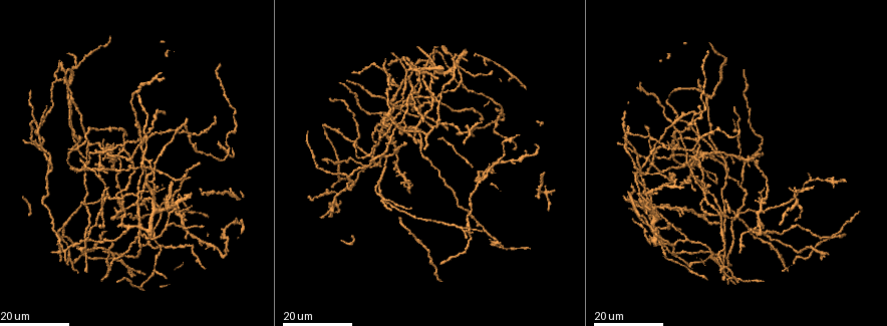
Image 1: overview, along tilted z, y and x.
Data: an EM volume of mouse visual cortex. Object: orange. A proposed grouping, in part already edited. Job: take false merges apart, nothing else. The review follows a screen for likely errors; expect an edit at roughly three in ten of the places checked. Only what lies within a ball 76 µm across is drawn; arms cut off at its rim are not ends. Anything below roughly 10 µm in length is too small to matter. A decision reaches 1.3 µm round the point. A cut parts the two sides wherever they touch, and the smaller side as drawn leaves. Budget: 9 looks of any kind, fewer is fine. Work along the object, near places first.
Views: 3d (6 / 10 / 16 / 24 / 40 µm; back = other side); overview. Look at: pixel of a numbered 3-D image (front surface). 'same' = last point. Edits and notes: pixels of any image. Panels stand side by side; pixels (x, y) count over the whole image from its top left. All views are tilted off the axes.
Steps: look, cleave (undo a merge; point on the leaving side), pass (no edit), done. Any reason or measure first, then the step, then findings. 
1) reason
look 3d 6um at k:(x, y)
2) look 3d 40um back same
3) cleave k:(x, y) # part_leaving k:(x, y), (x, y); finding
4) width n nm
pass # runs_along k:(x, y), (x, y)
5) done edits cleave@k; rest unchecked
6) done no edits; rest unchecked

four-way junction
look 3d 24um at 1:(146, 160)

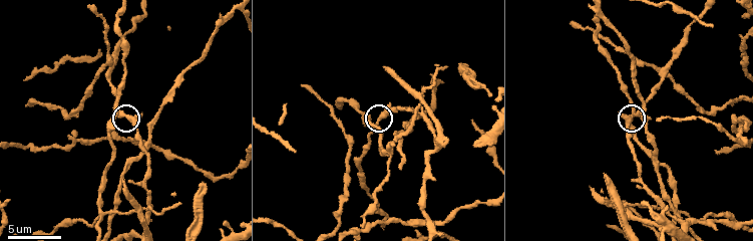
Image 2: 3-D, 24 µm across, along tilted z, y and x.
look 3d 10um at 2:(121, 115)

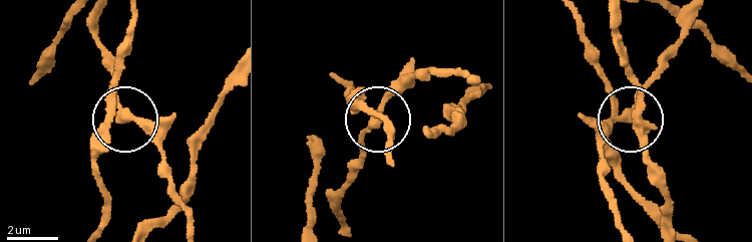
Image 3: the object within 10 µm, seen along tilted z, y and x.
arms 4
pass # one neuron here

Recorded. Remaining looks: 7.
two arms in line, one across
look 3d 24um at 1:(420, 145)

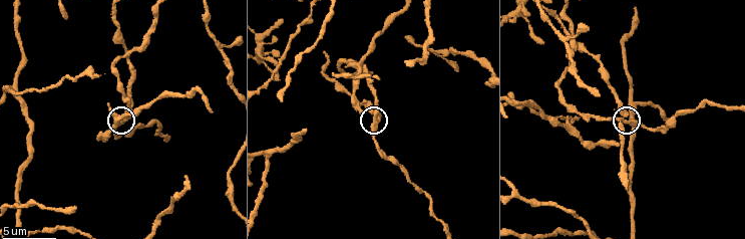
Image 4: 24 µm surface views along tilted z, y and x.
zoom in
look 3d 10um at 4:(627, 113)

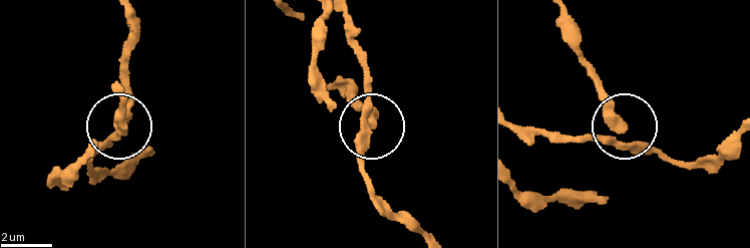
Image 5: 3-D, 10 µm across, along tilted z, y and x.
look 3d 6um at 5:(621, 129)

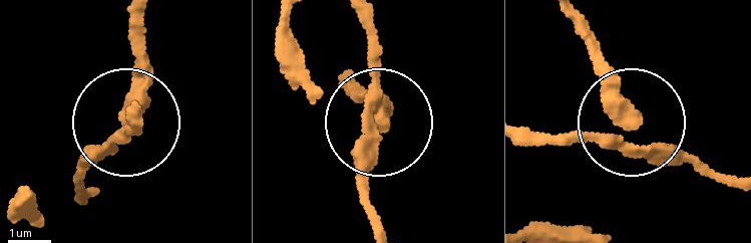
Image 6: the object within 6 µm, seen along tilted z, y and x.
width 270 nm
pass # runs_along 6:(521, 138), (608, 139), (629, 127), (630, 104), (572, 17); one neuron here

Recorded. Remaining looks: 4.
three-way junction
look 3d 24um at 1:(769, 243)

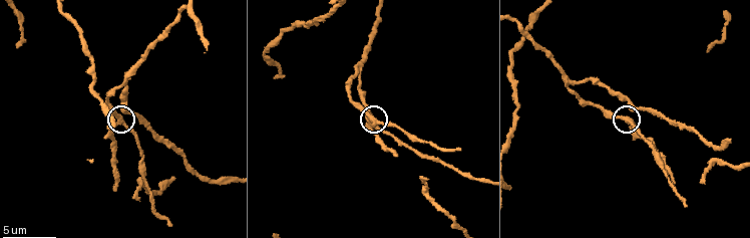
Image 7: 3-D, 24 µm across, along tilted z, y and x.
look 3d 10um at 7:(377, 124)

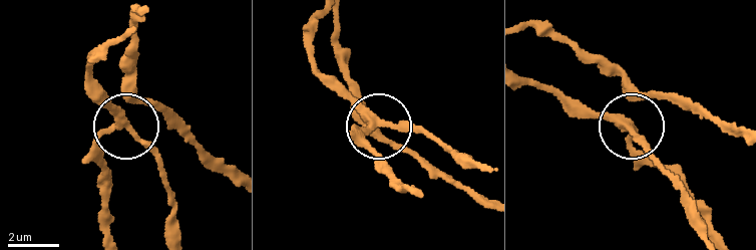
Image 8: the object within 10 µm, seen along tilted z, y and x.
pass # runs_along 8:(522, 79), (553, 85), (615, 116), (658, 164); all the same neuron

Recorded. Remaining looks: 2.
looks like a crossing
look 3d 16um at 4:(565, 128)

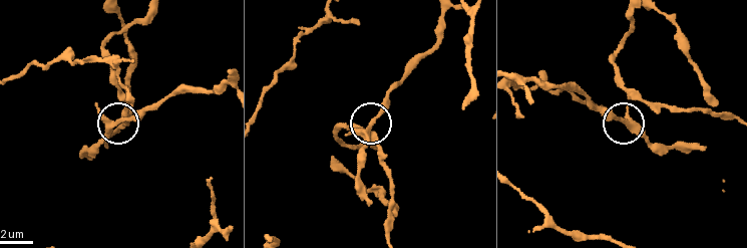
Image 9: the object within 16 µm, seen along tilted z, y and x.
arms 4
pass # all the same neuron

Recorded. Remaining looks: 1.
done no edits; rest unchecked

